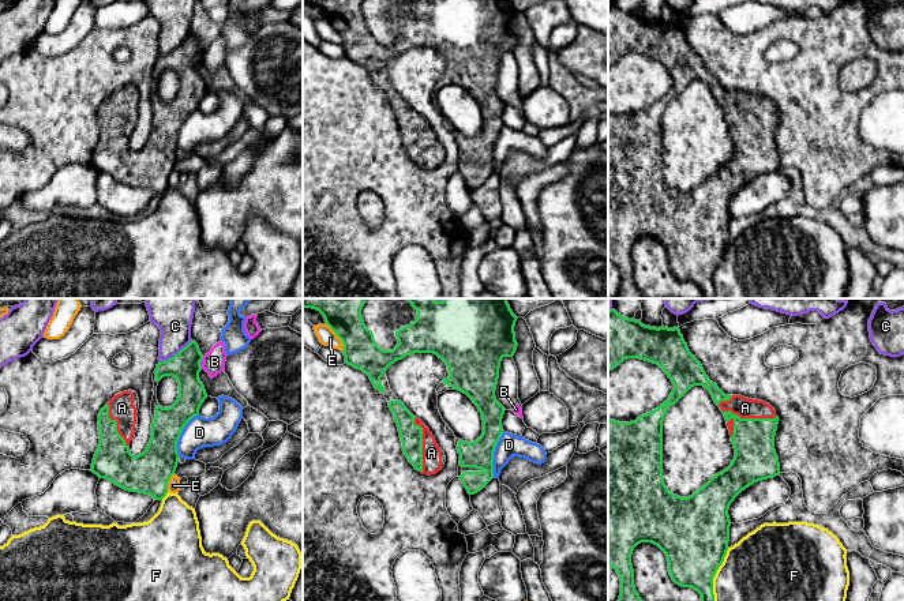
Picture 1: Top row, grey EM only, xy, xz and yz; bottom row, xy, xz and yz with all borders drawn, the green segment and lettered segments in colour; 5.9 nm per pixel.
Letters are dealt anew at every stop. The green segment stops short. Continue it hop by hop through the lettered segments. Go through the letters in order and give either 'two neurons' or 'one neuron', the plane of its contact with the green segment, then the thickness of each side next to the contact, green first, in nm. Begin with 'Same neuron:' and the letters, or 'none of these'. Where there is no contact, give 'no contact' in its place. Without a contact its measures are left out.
Same neuron: A
A: one neuron | yz | 260/120 nm
B: two neurons | xy | 180/130 nm
C: two neurons | xy | 180/240 nm
D: two neurons | xz | 170/140 nm
E: two neurons | xz | 280/100 nm
F: two neurons | yz | 400/380 nm

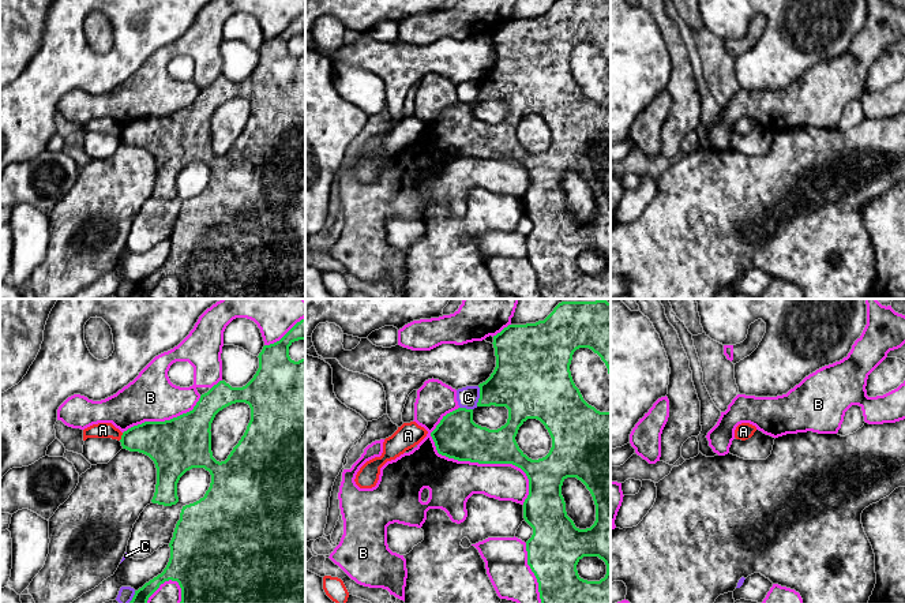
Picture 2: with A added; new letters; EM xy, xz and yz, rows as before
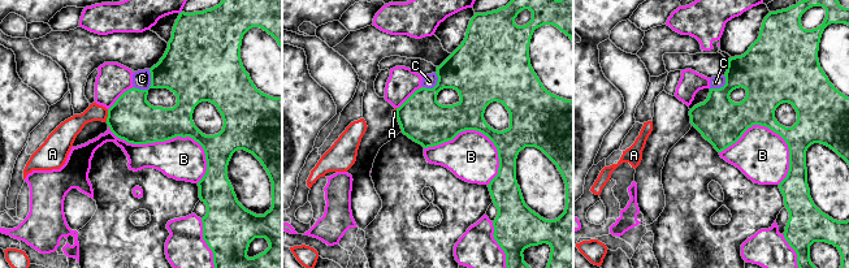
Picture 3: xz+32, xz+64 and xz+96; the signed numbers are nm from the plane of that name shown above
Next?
Same neuron: none of these
A: two neurons | xy | 240/100 nm
B: two neurons | xz | 260/280 nm
C: two neurons | xz | 340/130 nm

